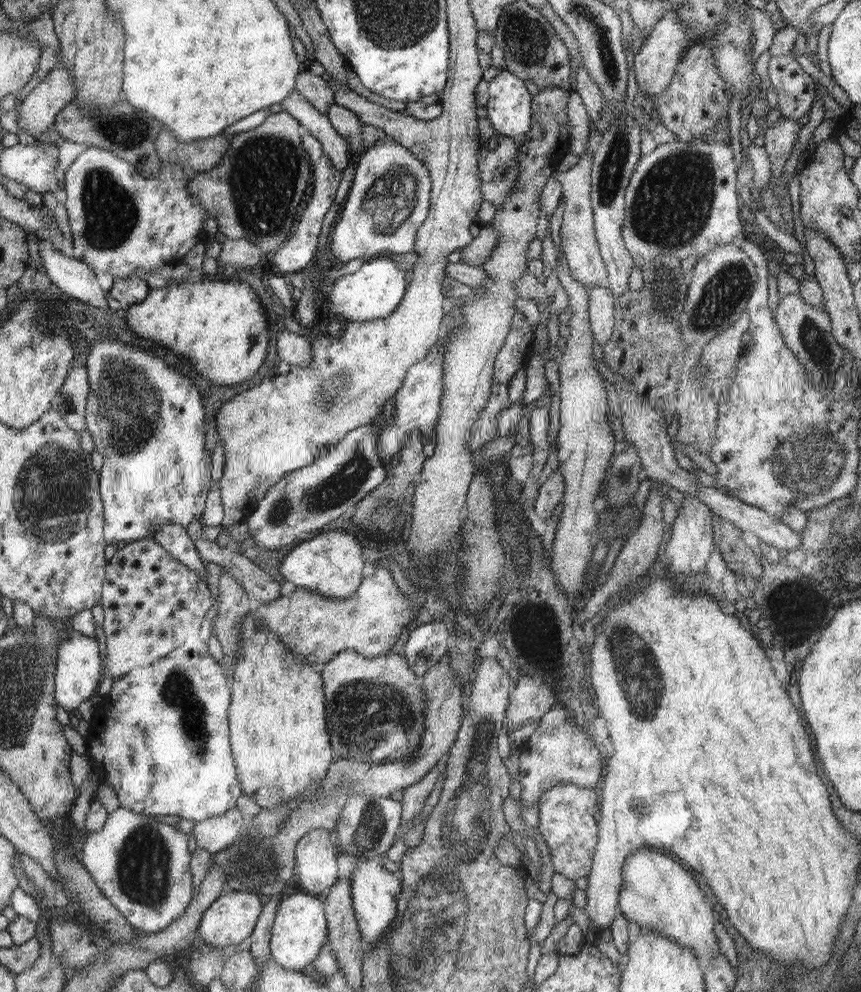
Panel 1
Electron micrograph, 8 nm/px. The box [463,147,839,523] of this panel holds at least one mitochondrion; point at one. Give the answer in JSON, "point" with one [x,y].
{"point":[727,289]}

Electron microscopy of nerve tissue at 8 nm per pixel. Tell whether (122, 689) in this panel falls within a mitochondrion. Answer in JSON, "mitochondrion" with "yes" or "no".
{"mitochondrion":"no"}

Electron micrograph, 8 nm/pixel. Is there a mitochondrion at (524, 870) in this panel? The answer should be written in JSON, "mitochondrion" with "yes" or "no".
{"mitochondrion":"no"}

